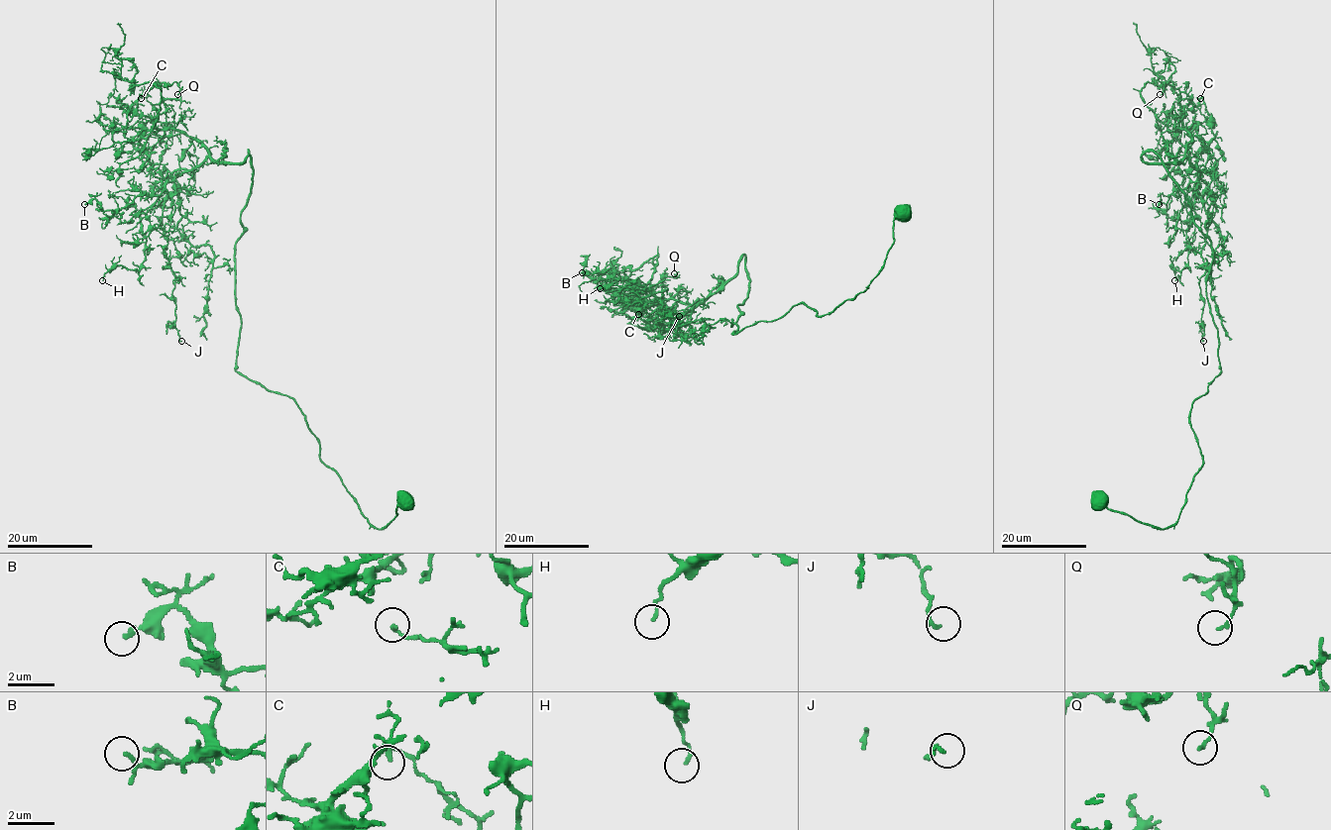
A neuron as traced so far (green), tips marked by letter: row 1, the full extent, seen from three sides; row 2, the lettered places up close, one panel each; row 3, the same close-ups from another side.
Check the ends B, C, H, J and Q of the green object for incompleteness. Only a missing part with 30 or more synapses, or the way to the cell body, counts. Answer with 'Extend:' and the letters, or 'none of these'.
Extend: none of these

